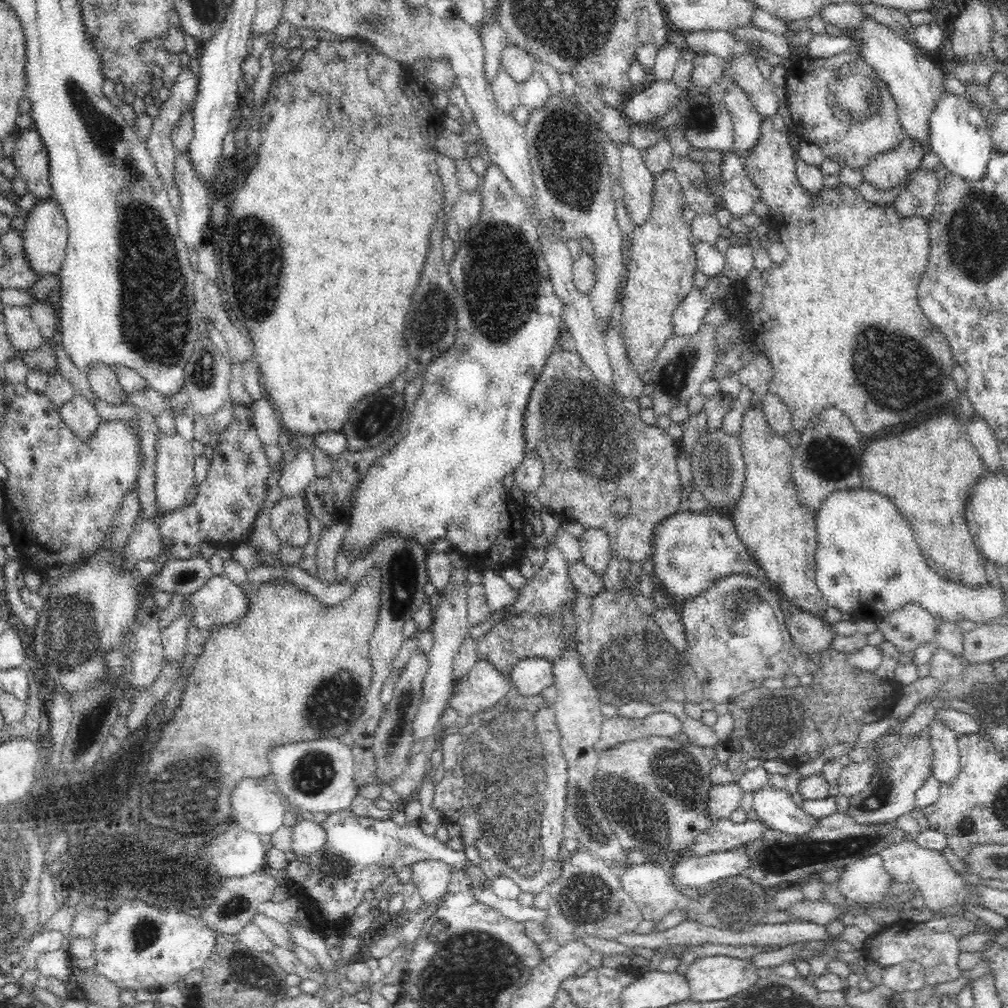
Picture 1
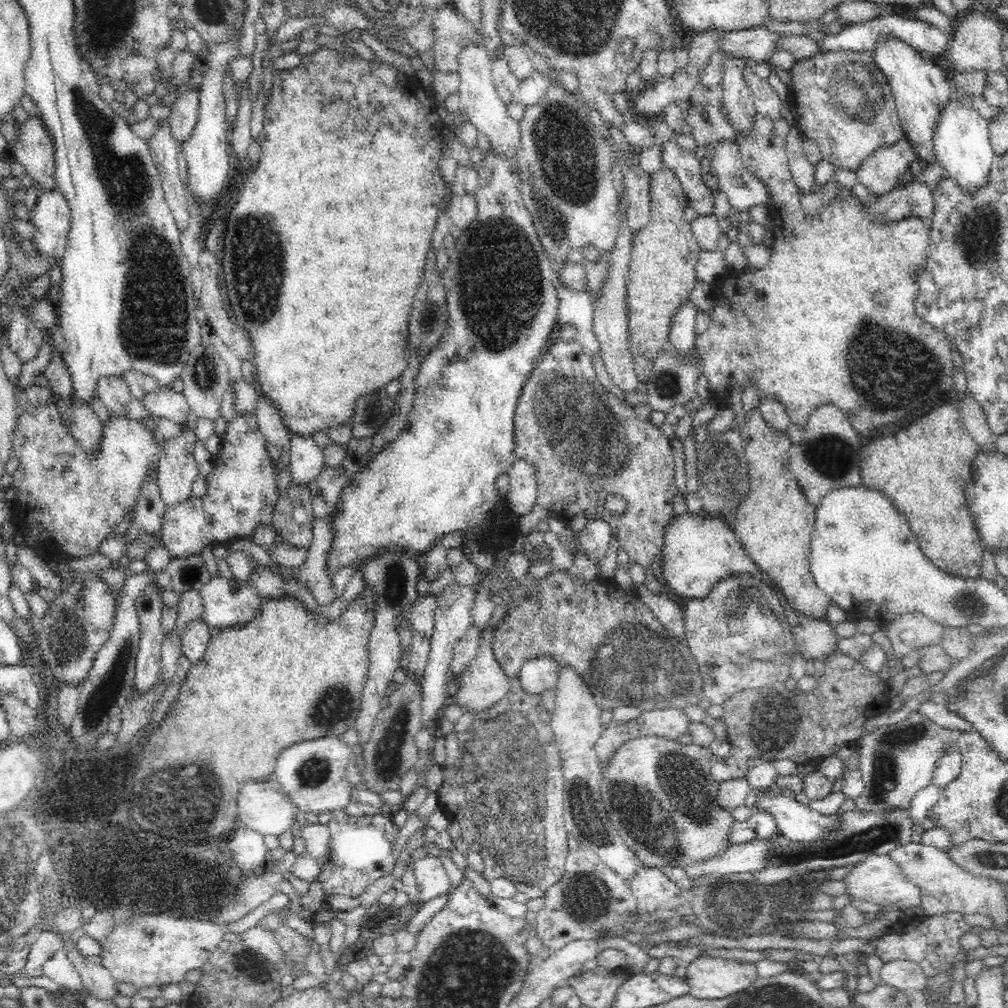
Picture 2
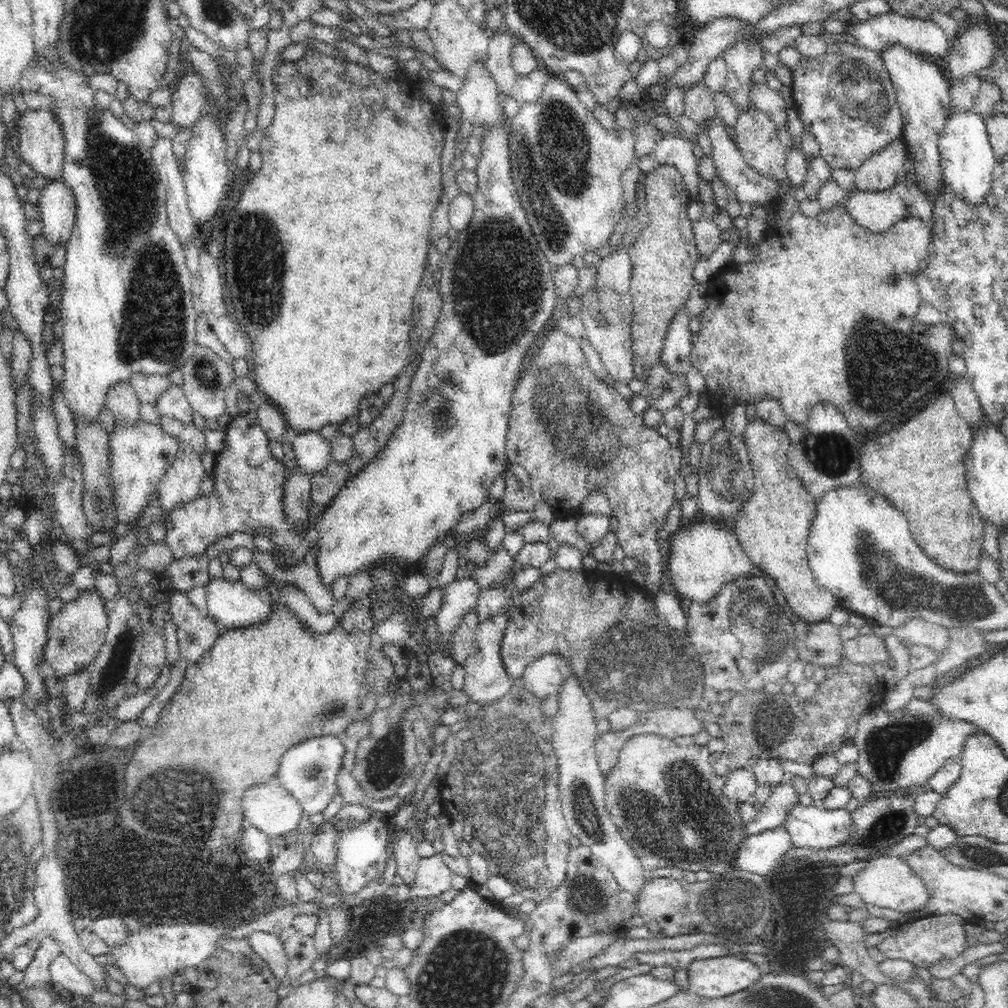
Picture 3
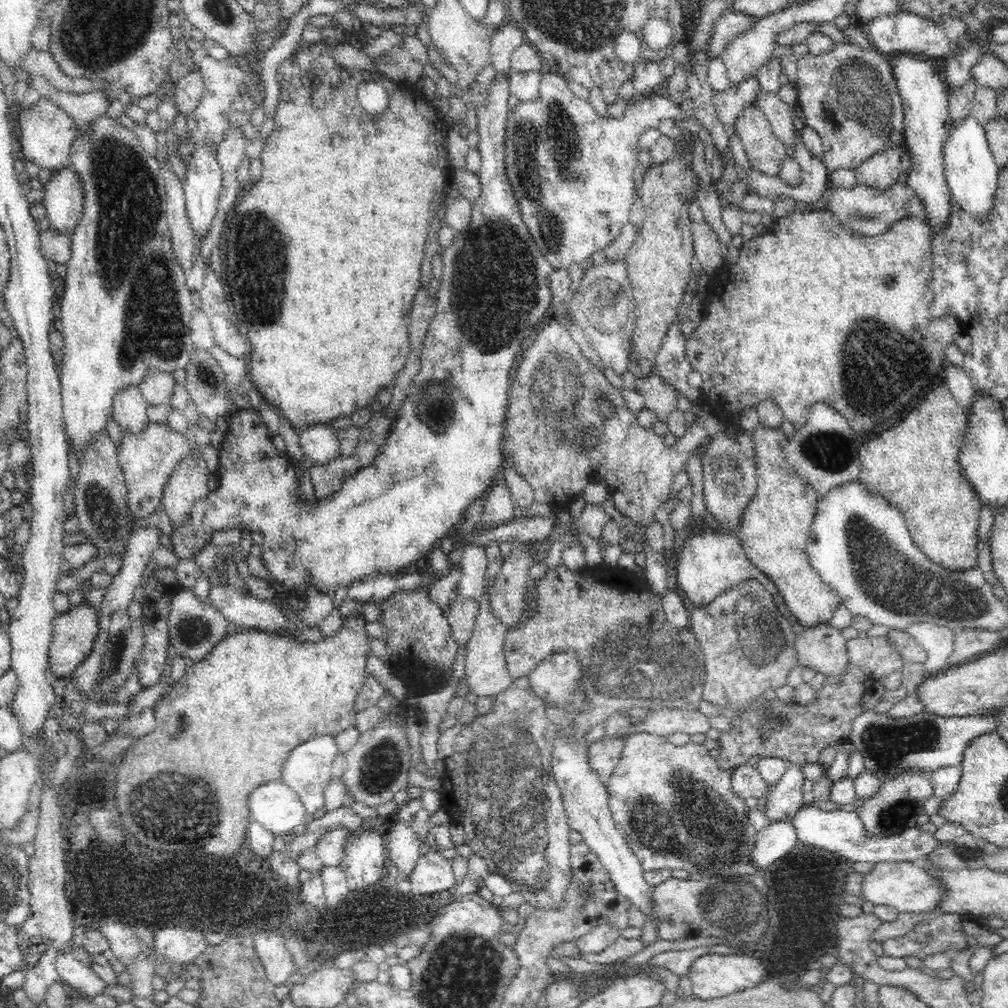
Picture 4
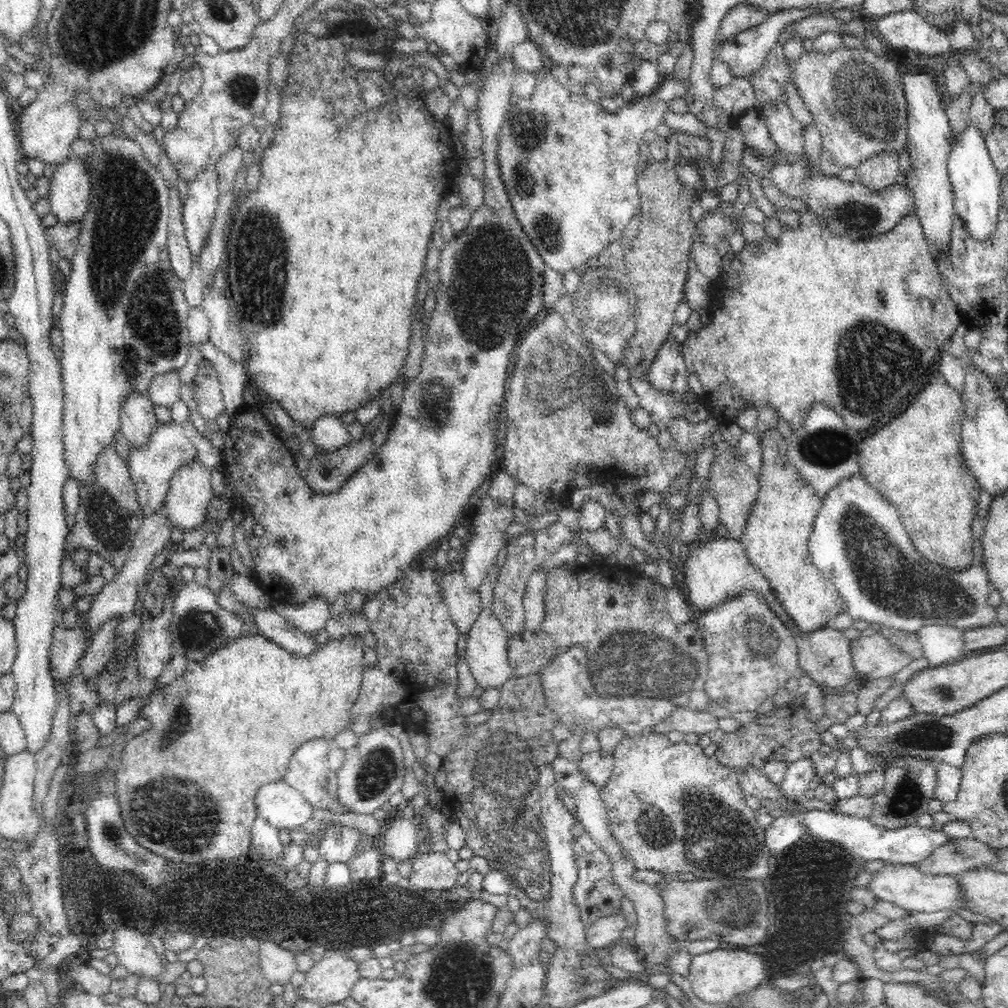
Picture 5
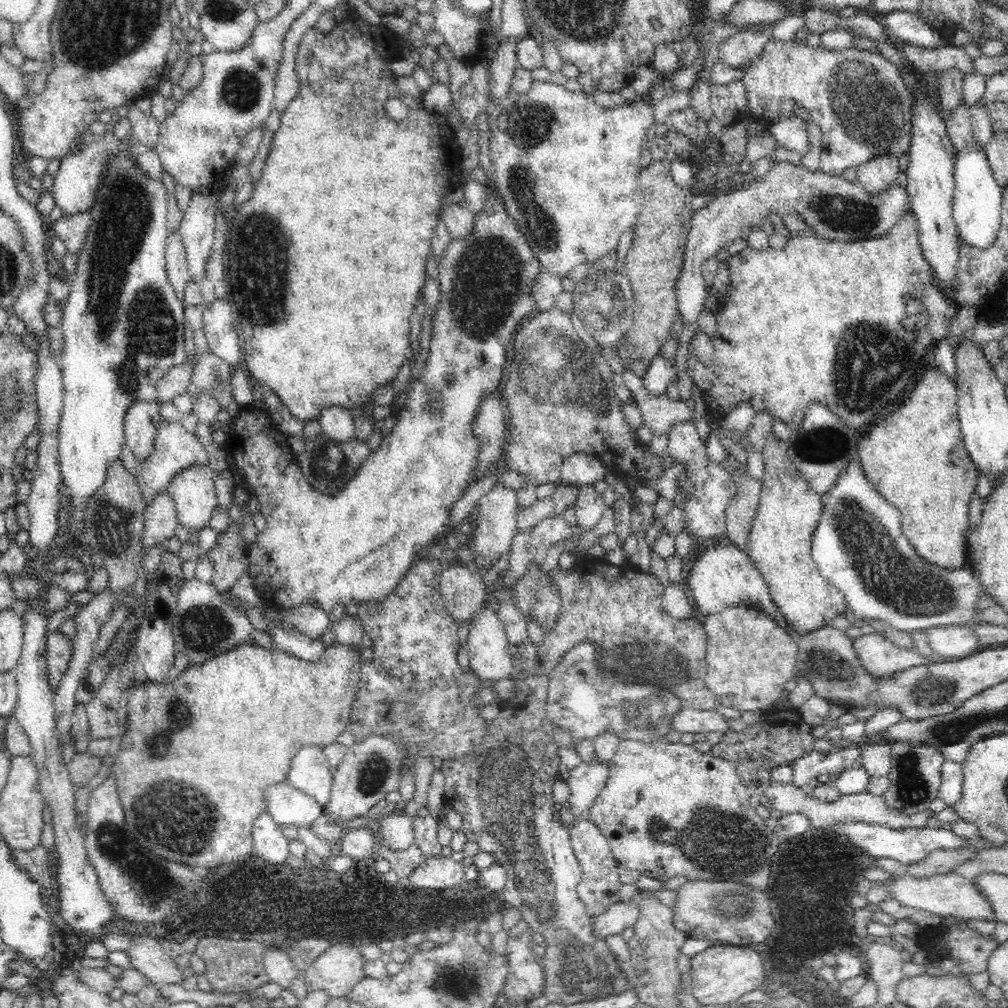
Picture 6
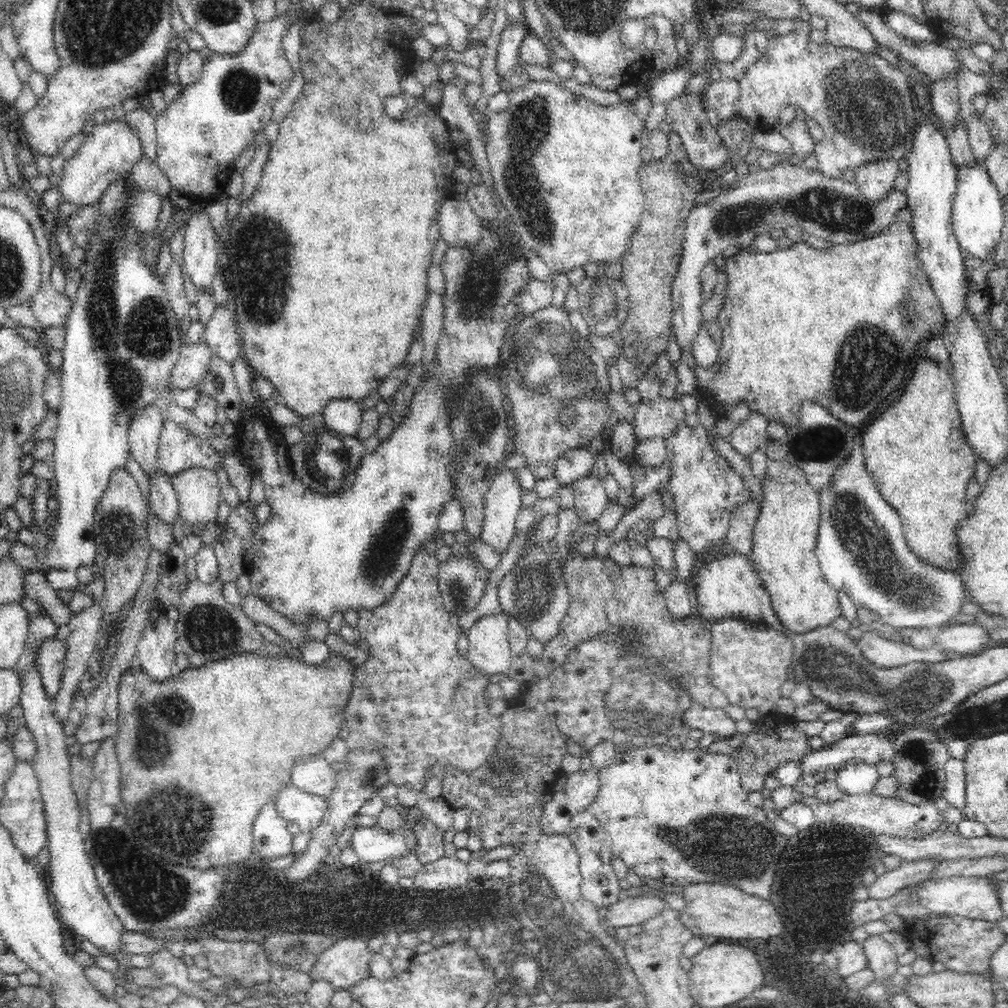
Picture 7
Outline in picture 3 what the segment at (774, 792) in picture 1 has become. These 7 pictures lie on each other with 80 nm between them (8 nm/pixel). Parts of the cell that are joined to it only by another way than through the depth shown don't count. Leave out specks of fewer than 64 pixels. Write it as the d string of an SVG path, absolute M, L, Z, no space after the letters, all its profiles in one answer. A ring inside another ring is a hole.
M794 803L786 813L782 821L783 829L791 838L791 844L800 847L816 847L828 848L834 845L839 845L849 837L851 831L851 818L847 808L838 810L822 810L818 806L811 804L804 806L801 803Z

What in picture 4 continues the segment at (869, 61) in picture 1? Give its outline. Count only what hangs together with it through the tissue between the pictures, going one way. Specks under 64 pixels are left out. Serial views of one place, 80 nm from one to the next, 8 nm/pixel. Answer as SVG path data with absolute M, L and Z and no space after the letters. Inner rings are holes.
M894 51L892 54L888 54L888 63L890 63L892 75L894 75L902 99L905 114L904 145L911 158L911 168L903 180L918 193L918 198L922 200L924 207L926 207L926 222L935 231L947 223L949 204L951 203L951 194L944 174L945 164L943 163L943 144L948 138L951 124L948 90L946 90L942 78L938 76L938 70L925 57L914 58L908 53Z

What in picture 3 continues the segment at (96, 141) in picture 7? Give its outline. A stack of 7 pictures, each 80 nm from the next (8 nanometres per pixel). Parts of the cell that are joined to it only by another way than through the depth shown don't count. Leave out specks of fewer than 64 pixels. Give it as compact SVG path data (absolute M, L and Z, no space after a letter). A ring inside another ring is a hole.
M57 179L41 190L37 220L42 224L41 237L50 246L65 246L75 221L75 202L65 184Z

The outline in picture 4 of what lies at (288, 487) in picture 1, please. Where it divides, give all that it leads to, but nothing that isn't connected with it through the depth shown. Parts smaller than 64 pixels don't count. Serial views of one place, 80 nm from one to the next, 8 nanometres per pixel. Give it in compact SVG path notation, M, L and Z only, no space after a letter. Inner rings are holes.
M328 423L299 431L298 444L302 456L312 467L320 467L338 457L336 433L337 431Z

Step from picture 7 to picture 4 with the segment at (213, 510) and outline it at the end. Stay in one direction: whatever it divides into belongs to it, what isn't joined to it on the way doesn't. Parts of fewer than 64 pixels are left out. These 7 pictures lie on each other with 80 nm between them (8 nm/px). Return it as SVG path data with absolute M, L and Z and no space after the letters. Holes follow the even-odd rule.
M196 450L190 451L176 463L176 468L164 484L160 500L172 524L188 522L190 508L196 500L206 498L211 492L209 479L212 476L214 474Z

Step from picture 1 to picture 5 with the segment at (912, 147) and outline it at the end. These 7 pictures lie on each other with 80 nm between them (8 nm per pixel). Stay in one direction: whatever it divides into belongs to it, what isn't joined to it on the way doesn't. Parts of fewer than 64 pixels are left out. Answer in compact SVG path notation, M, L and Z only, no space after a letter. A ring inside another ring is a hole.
M884 151L855 166L857 170L857 182L874 191L881 191L888 188L892 183L897 182L900 168L898 161L900 152Z

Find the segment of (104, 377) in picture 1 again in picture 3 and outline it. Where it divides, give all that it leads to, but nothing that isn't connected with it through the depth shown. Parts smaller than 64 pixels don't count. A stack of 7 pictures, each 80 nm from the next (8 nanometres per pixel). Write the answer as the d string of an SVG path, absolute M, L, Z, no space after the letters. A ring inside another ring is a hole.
M120 381L105 390L104 406L112 411L115 421L120 423L132 424L140 421L141 404L129 381Z

